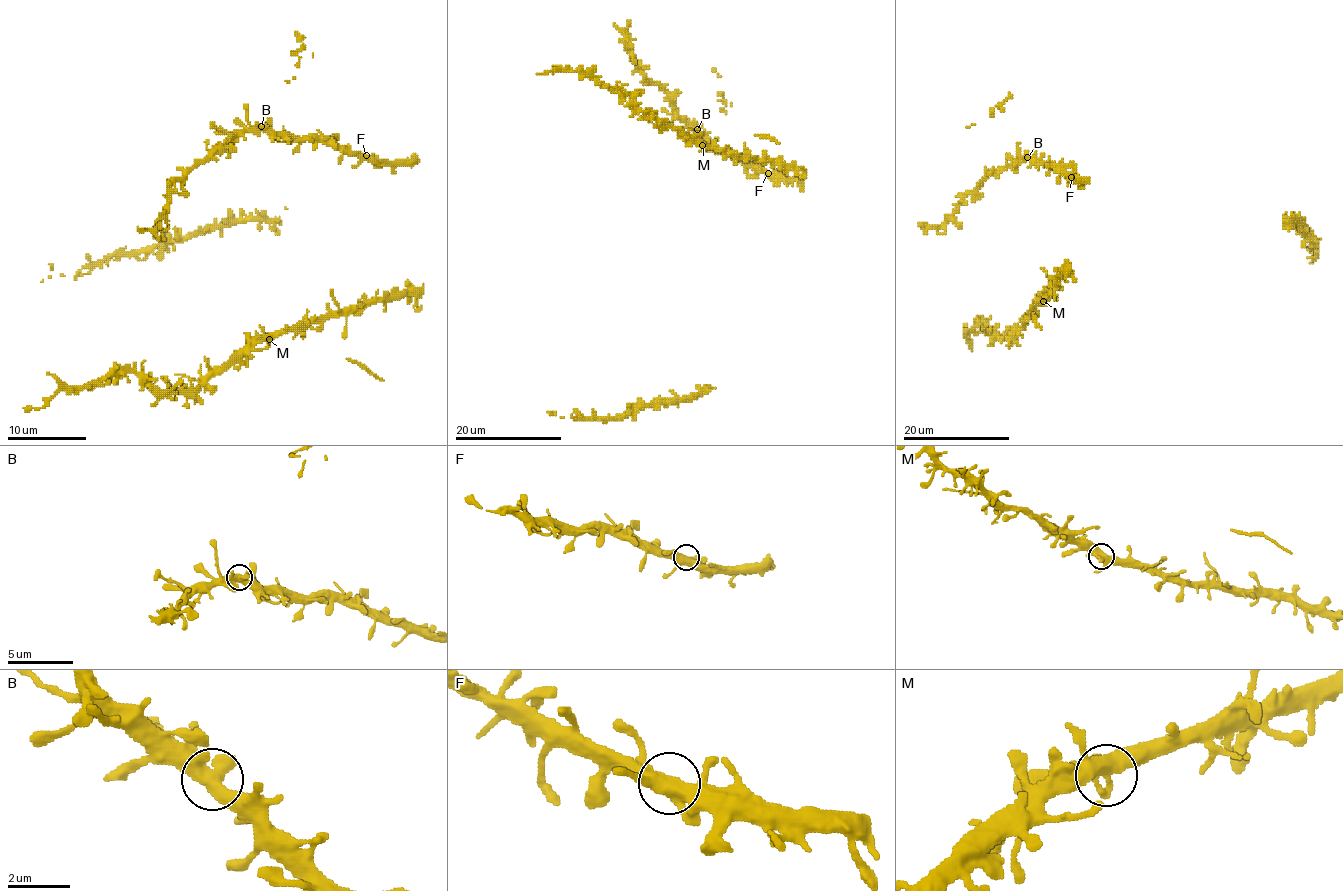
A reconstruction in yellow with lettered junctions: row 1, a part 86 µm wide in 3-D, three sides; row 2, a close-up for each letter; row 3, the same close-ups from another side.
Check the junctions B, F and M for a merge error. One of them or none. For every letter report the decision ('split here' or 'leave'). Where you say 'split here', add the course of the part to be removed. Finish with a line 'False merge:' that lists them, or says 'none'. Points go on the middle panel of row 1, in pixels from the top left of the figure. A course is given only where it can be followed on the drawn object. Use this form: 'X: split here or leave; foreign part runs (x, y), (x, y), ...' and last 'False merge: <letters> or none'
B: leave
F: leave
M: leave
False merge: none

